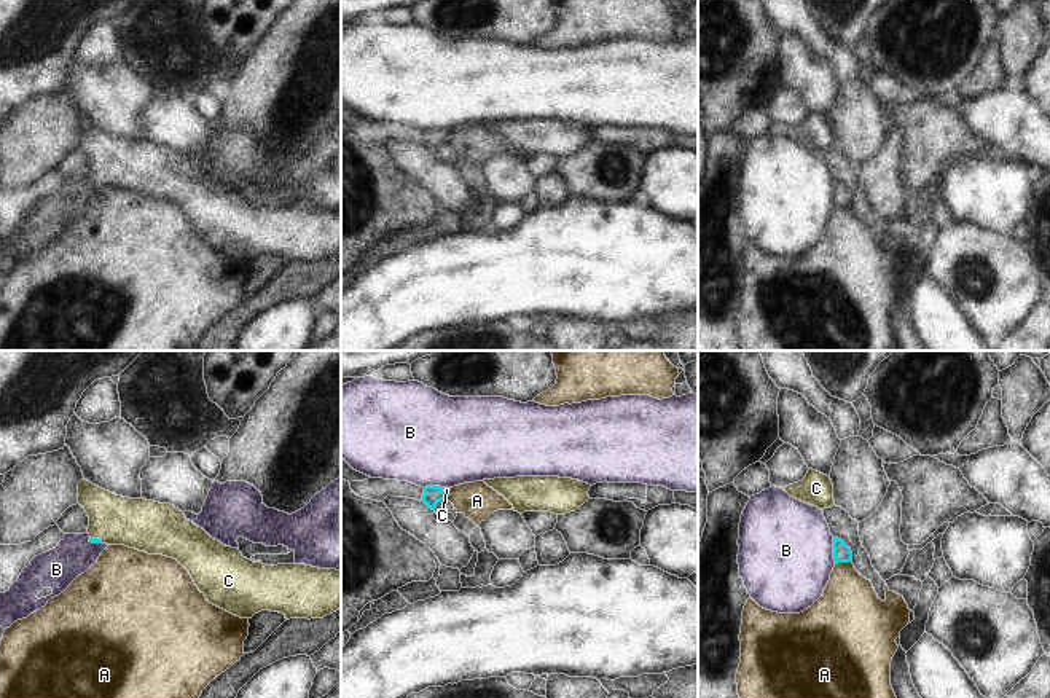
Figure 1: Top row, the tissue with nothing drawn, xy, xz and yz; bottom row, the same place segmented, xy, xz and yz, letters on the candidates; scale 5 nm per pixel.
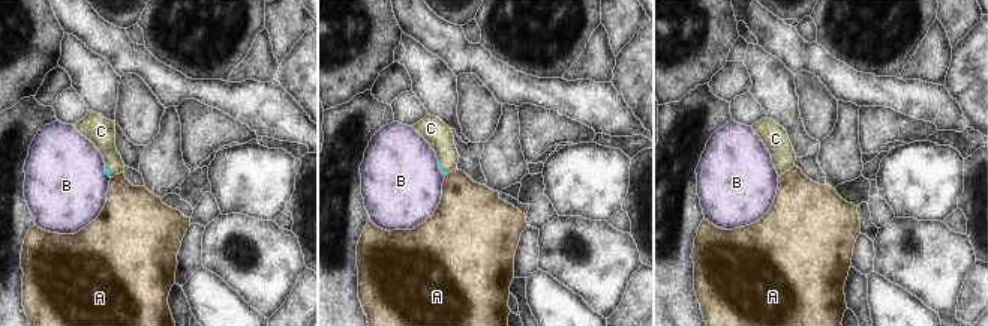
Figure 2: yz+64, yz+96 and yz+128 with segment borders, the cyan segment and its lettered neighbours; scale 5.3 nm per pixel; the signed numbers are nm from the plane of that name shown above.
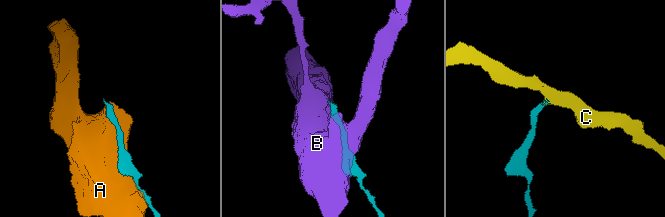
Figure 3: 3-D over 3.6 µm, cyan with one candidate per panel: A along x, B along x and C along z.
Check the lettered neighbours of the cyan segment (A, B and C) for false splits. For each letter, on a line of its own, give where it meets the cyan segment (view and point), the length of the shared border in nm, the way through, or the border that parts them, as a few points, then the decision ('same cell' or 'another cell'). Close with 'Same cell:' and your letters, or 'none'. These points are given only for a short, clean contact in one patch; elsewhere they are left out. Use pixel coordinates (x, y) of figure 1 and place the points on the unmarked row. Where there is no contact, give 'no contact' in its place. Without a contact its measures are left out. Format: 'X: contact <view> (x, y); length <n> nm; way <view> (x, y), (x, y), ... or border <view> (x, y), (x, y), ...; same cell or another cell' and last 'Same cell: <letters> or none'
A: contact yz (843, 204); length 90 nm; another cell
B: contact yz (834, 193); length 140 nm; border yz (832, 180), (832, 201), (835, 206); another cell
C: contact xy (97, 182); length 70 nm; way xy (94, 184), (97, 182), (112, 168), (144, 168); same cell
Same cell: C

